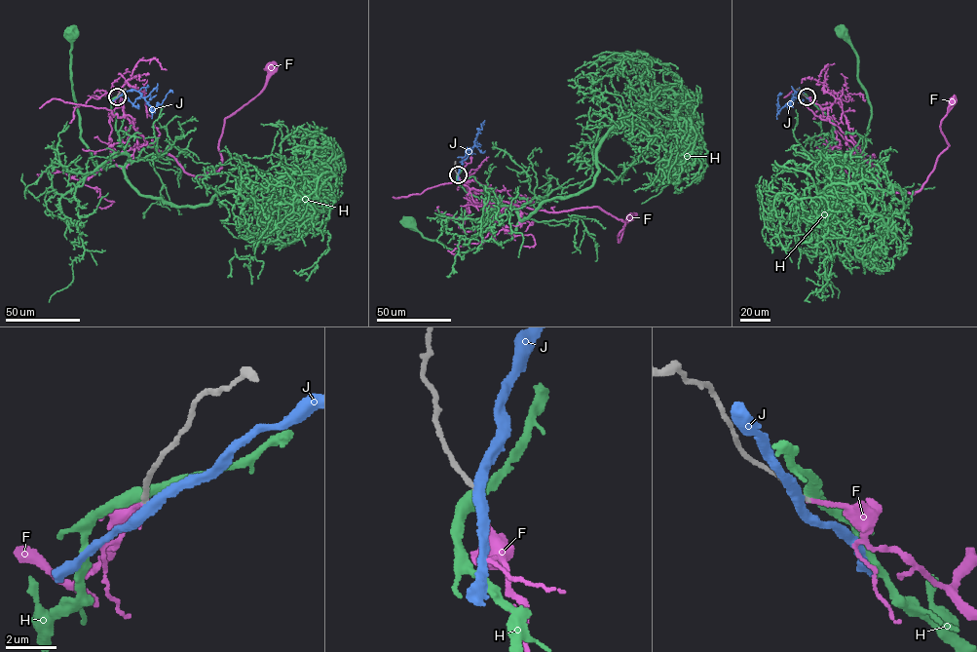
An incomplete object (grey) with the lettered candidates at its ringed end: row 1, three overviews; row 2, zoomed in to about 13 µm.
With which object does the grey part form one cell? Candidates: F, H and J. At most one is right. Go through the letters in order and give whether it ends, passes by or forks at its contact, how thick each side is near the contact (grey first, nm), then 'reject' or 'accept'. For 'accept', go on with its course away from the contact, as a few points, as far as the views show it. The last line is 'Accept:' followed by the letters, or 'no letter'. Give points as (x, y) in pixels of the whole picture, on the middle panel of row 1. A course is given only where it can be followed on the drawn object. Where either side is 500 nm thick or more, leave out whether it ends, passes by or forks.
F: it ends | 180/170 nm | accept | via (458, 174), (469, 188), (490, 189), (503, 201), (535, 210), (599, 207), (625, 224), (619, 242), (630, 216)
H: it passes by | 180/440 nm | reject
J: it passes by | 200/360 nm | reject
Accept: F

